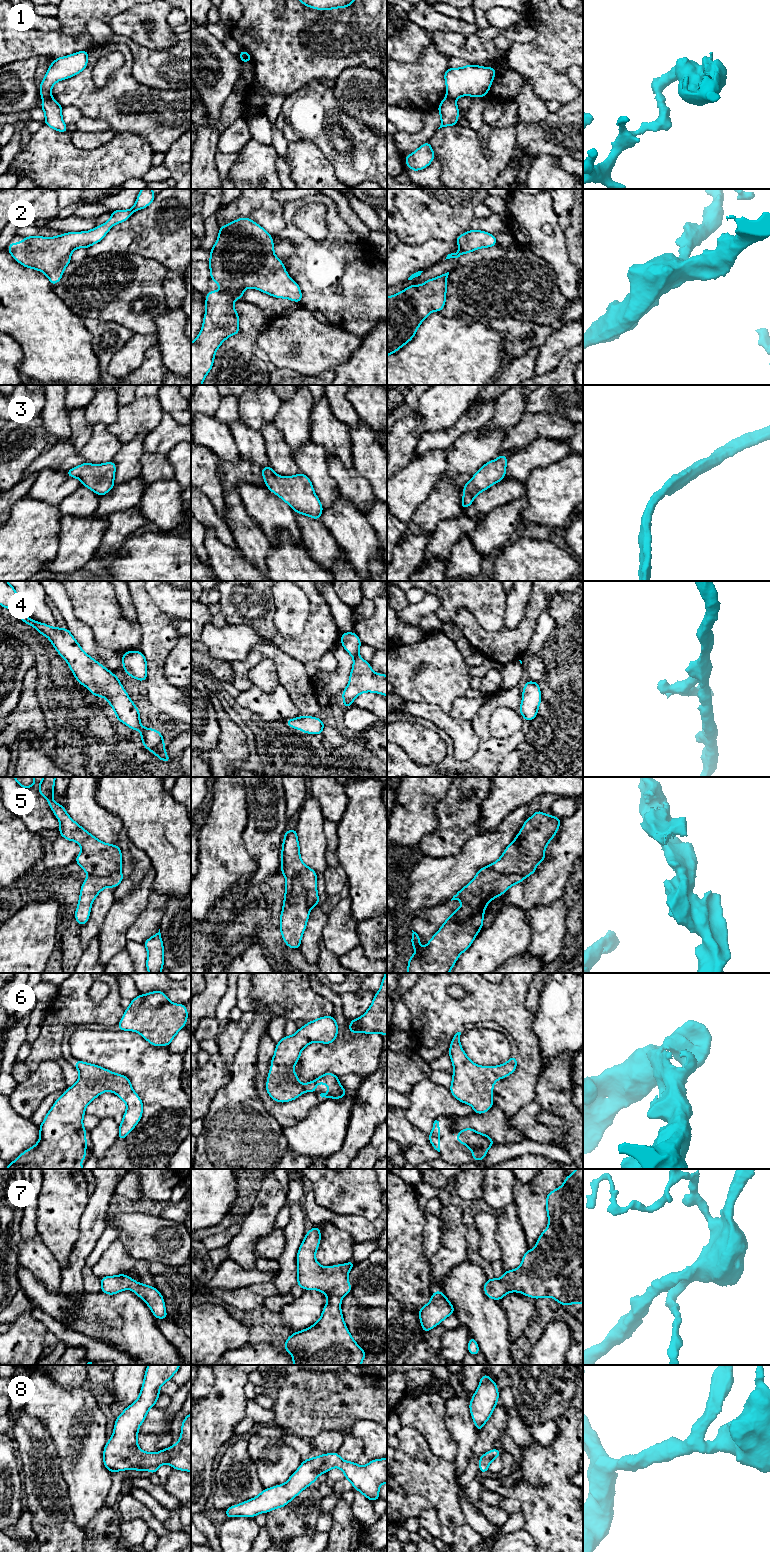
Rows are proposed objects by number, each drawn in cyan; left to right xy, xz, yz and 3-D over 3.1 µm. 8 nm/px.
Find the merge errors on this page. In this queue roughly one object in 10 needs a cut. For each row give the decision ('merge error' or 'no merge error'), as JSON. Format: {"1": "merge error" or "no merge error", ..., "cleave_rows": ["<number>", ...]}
{"1": "merge error", "2": "no merge error", "3": "no merge error", "4": "no merge error", "5": "merge error", "6": "no merge error", "7": "no merge error", "8": "no merge error", "cleave_rows": ["1", "5"]}

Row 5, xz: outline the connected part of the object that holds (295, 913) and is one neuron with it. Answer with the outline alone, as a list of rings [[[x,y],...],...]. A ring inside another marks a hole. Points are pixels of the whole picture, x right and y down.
[[[298,877],[288,895],[284,895],[280,915],[280,932],[285,944],[292,949],[299,949],[301,938],[307,926],[310,909],[307,906],[306,890]]]

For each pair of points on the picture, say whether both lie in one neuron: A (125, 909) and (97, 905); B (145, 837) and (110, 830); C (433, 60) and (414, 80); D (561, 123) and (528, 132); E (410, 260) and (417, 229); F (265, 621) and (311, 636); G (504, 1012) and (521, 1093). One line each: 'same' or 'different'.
A: different
B: different
C: same
D: same
E: different
F: same
G: same

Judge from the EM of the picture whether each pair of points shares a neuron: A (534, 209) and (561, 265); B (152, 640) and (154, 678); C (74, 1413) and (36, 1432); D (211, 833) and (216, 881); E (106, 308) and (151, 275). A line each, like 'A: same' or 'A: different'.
A: same
B: same
C: different
D: same
E: same

